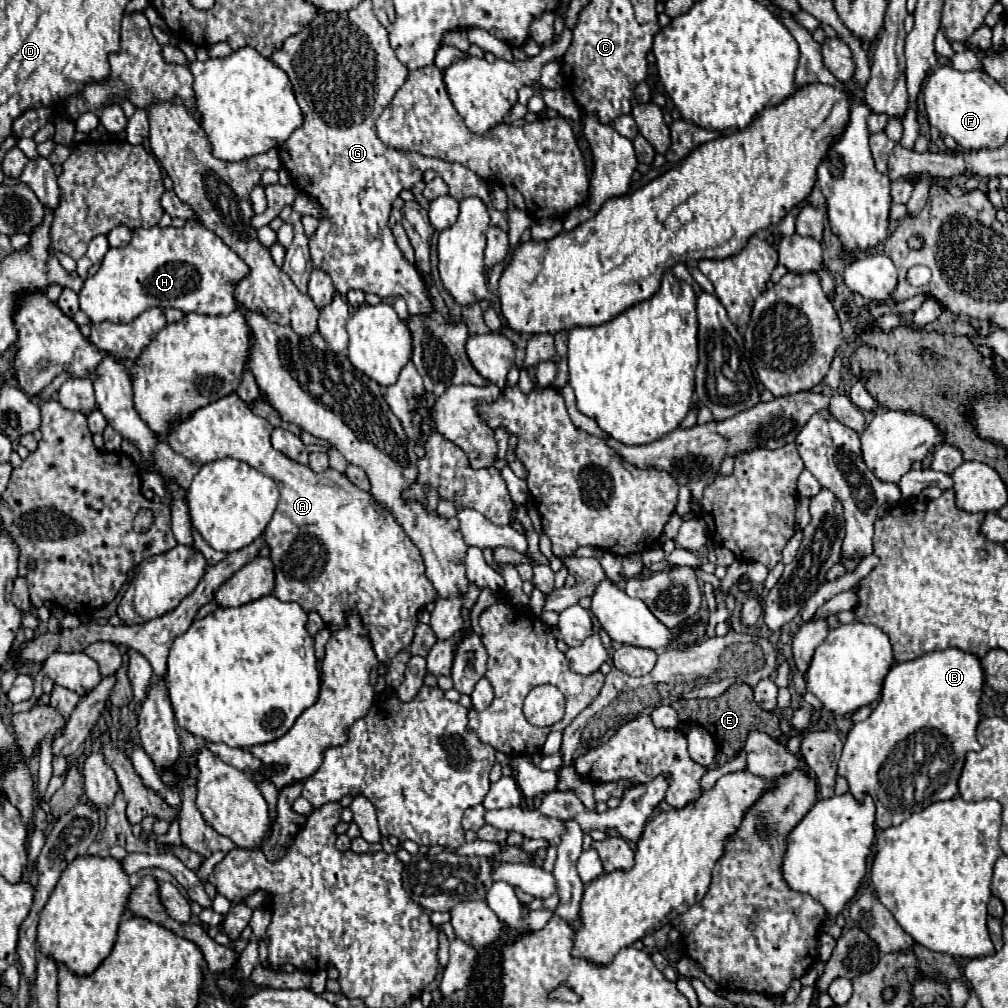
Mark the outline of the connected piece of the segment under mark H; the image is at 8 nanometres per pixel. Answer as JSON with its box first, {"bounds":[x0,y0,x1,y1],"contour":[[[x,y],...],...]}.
{"bounds":[79,219,247,323],"contour":[[[189,219],[181,229],[169,227],[151,227],[151,229],[135,229],[133,239],[123,249],[109,249],[99,271],[89,275],[83,281],[79,291],[79,307],[91,319],[91,323],[101,321],[133,321],[141,311],[149,307],[175,307],[183,313],[205,313],[205,315],[229,315],[237,309],[237,301],[233,297],[233,287],[239,279],[247,275],[247,265],[231,251],[213,231],[205,229],[199,221]]]}

